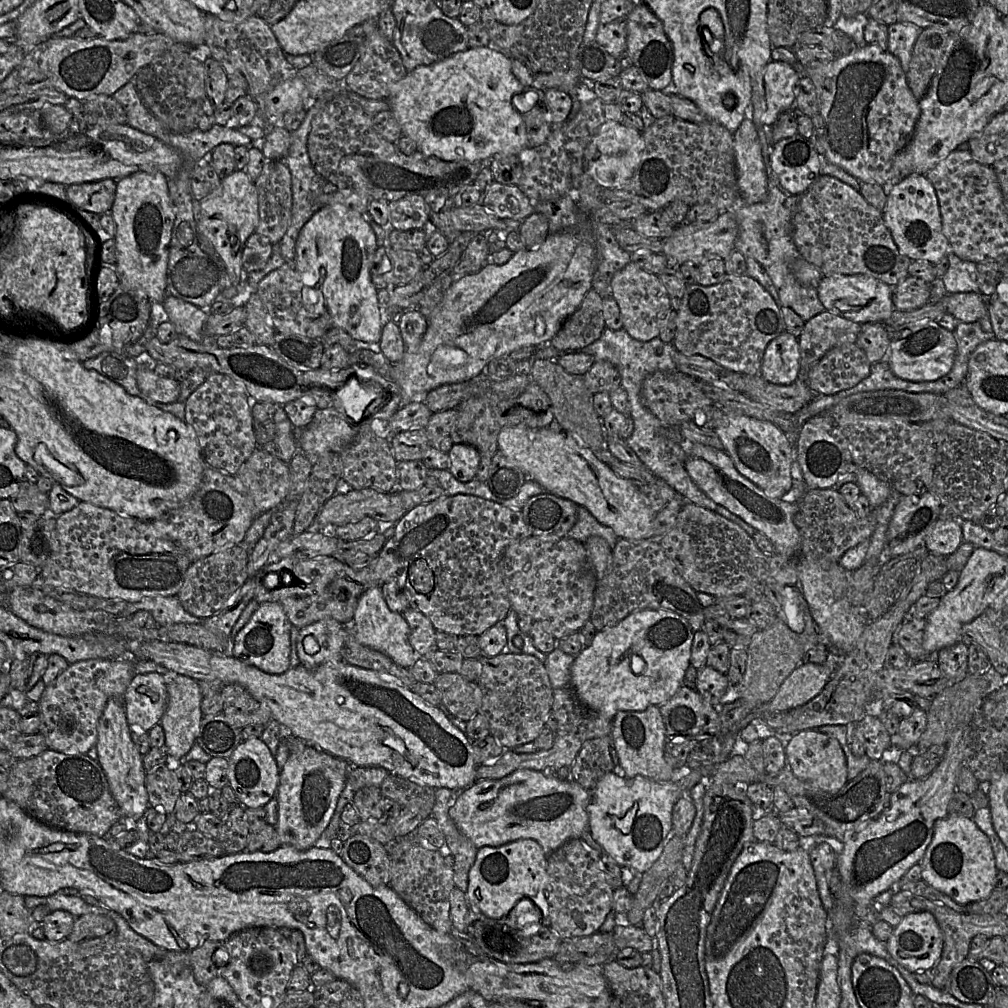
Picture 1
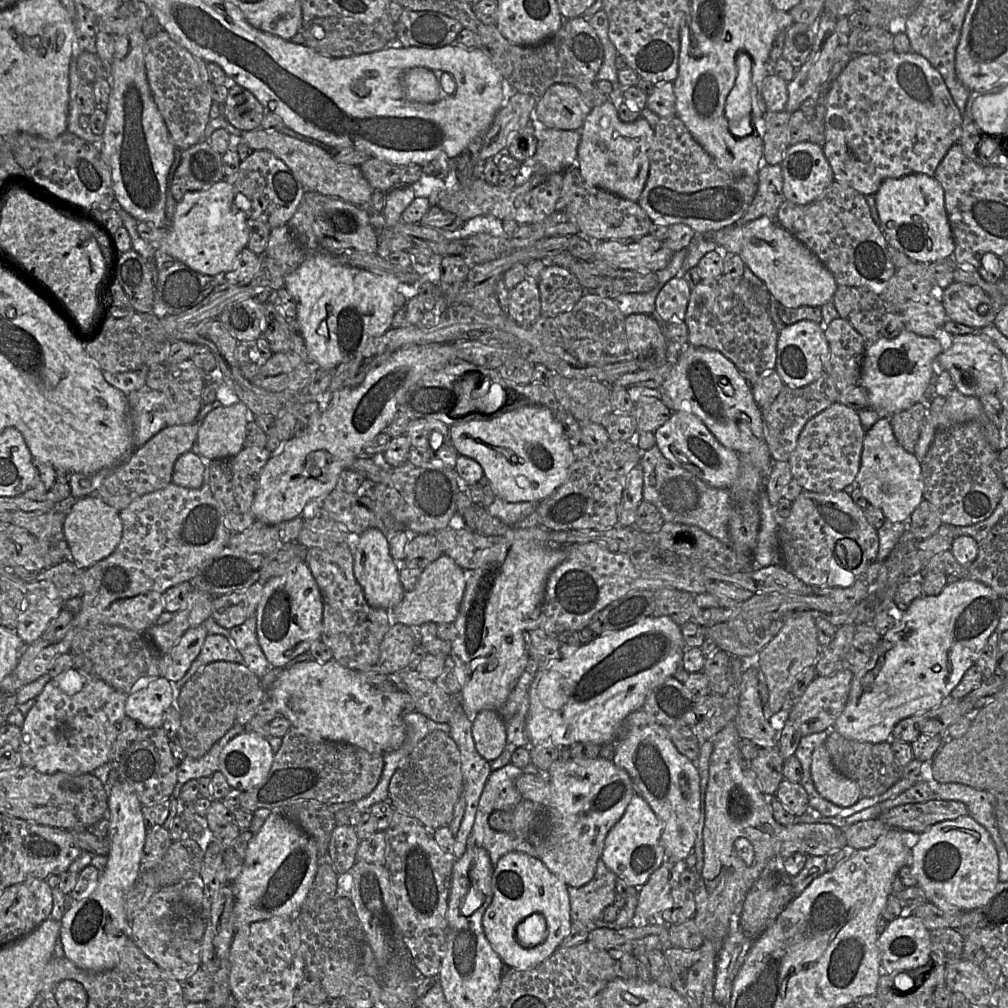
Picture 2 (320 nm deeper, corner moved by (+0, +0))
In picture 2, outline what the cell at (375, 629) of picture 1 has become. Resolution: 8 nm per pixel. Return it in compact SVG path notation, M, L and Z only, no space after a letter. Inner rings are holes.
M369 528L359 537L353 536L353 569L357 582L361 585L367 603L375 608L391 610L396 607L405 594L399 579L400 564L390 554L389 540L377 528Z

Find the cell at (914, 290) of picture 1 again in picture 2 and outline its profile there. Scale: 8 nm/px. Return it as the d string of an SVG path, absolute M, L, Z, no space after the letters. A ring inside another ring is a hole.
M953 281L943 290L939 290L947 319L980 329L994 322L998 309L1002 305L994 303L983 289Z

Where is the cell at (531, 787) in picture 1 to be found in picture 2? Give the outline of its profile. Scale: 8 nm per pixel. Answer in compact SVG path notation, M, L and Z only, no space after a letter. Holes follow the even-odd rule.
M569 759L556 761L547 771L550 778L549 802L543 808L544 814L535 826L531 841L537 847L537 858L545 864L568 887L581 887L594 876L601 857L605 839L611 828L624 814L634 796L635 787L628 773L617 767L613 761L595 759Z

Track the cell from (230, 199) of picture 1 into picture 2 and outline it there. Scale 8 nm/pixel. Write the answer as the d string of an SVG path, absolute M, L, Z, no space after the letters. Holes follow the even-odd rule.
M224 179L207 190L187 192L177 202L169 226L155 228L138 221L137 231L152 248L163 250L201 274L215 276L230 272L236 268L236 260L249 241L247 213L237 207L237 193L233 184Z

